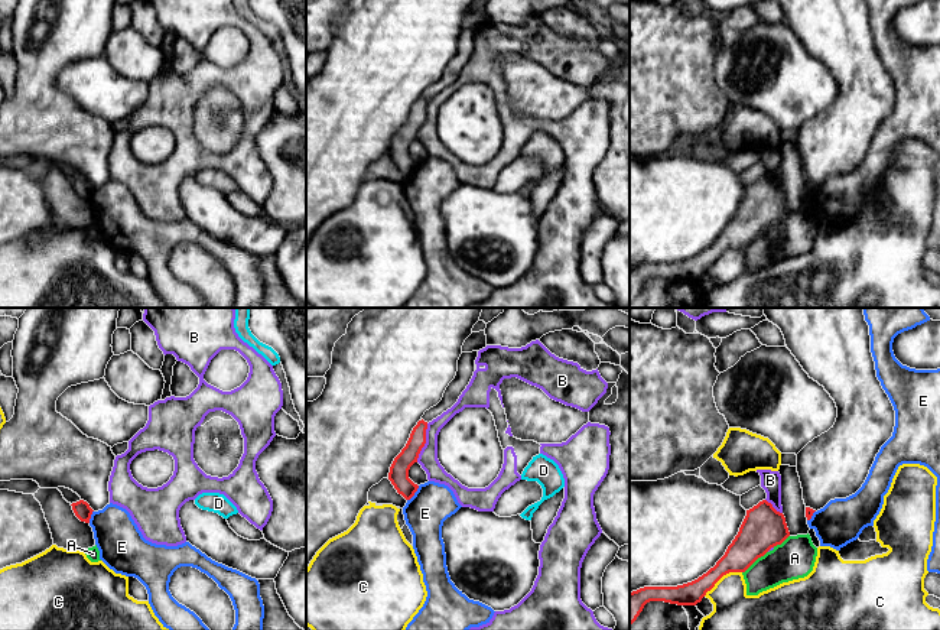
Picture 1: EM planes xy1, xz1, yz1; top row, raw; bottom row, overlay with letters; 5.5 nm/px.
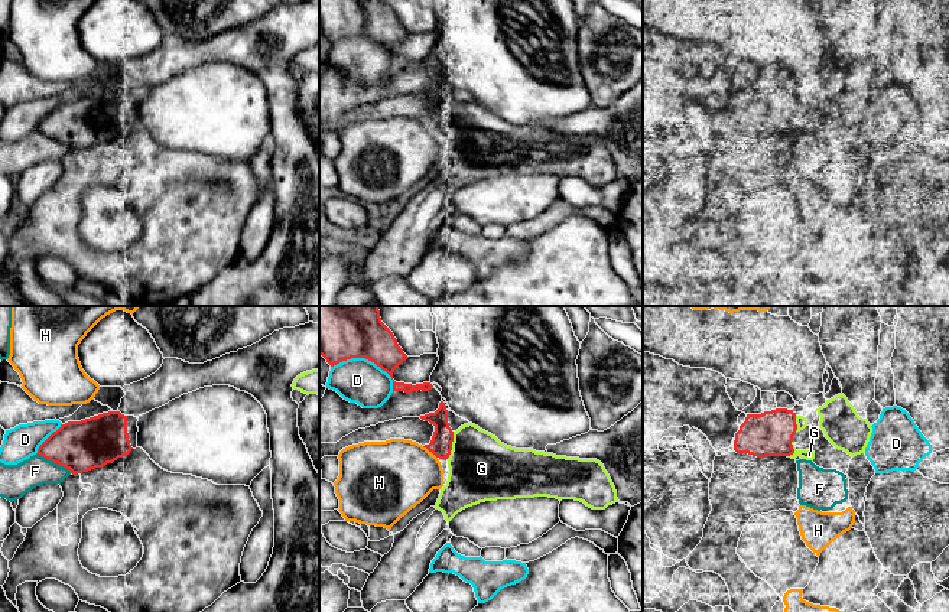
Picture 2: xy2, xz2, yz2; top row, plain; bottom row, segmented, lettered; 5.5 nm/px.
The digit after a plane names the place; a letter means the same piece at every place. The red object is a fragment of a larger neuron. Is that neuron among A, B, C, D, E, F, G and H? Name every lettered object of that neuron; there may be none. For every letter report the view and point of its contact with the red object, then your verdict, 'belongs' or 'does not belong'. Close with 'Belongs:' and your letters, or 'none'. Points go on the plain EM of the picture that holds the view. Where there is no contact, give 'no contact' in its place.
A: yz1 (754, 237) | does not belong
B: xz1 (425, 119) | does not belong
C: yz1 (722, 252) | does not belong
D: xz2 (367, 35) | does not belong
E: xz1 (415, 168) | does not belong
F: xy2 (54, 139) | does not belong
G: xz2 (451, 121) | belongs
H: xz2 (429, 127) | does not belong
Belongs: G

